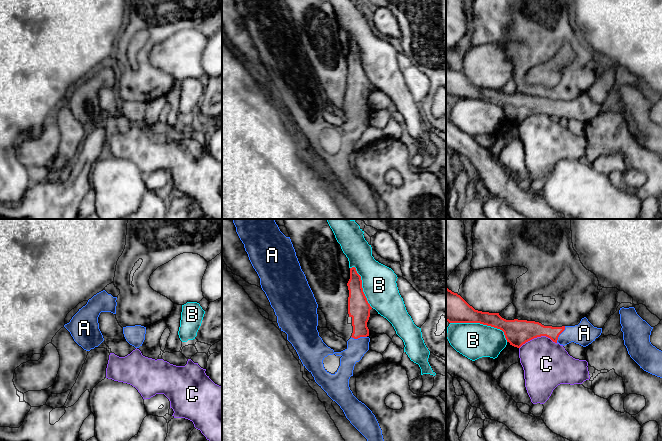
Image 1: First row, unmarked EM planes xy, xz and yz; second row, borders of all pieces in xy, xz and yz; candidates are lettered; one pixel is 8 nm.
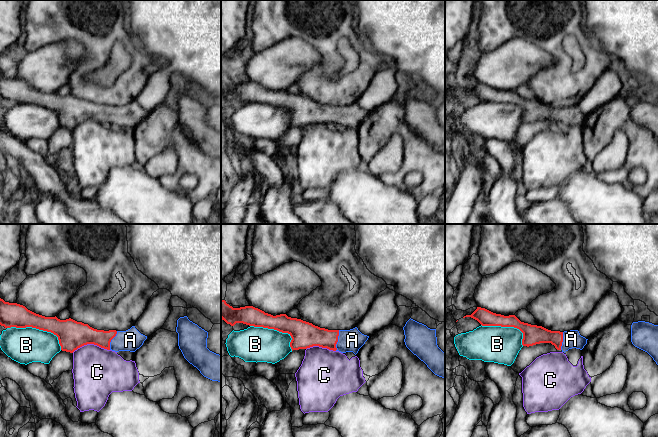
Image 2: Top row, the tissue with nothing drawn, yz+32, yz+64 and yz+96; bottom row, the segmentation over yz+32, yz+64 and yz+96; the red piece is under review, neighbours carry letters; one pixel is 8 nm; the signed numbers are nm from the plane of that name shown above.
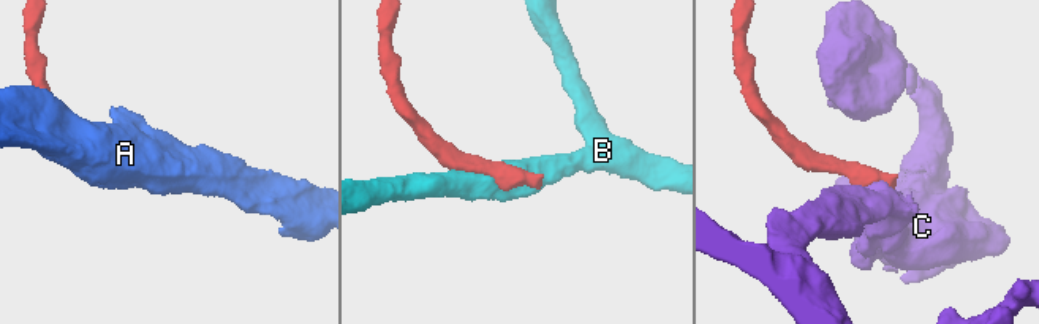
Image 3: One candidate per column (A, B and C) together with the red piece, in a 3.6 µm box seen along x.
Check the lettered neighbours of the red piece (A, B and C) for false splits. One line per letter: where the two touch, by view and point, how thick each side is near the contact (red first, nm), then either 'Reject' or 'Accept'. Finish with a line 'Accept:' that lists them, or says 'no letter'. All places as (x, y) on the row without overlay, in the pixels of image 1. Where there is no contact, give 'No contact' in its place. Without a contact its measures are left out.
A: Touches red at yz (560, 109). Thickness 150 nm (red) against 180 nm. Accept
B: Touches red at yz (481, 99). Thickness 220 nm (red) against 280 nm. Reject
C: Touches red at yz (537, 112). Thickness 200 nm (red) against 380 nm. Reject
Accept: A

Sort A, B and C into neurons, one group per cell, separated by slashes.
A / B / C

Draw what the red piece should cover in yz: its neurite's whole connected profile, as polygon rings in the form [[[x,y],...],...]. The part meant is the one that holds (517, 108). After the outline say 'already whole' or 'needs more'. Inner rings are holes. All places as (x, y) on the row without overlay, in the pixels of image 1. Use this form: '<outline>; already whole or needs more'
[[[446,63],[446,97],[449,99],[480,99],[500,105],[510,121],[520,124],[526,118],[541,112],[550,114],[560,121],[571,118],[588,122],[602,109],[602,104],[594,103],[586,93],[575,102],[552,103],[527,96],[506,96],[499,89],[475,86],[460,71]]]; needs more

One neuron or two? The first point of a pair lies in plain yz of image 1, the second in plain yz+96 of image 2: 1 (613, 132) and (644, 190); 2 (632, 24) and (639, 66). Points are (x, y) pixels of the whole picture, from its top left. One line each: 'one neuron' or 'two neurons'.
1: one neuron
2: one neuron

